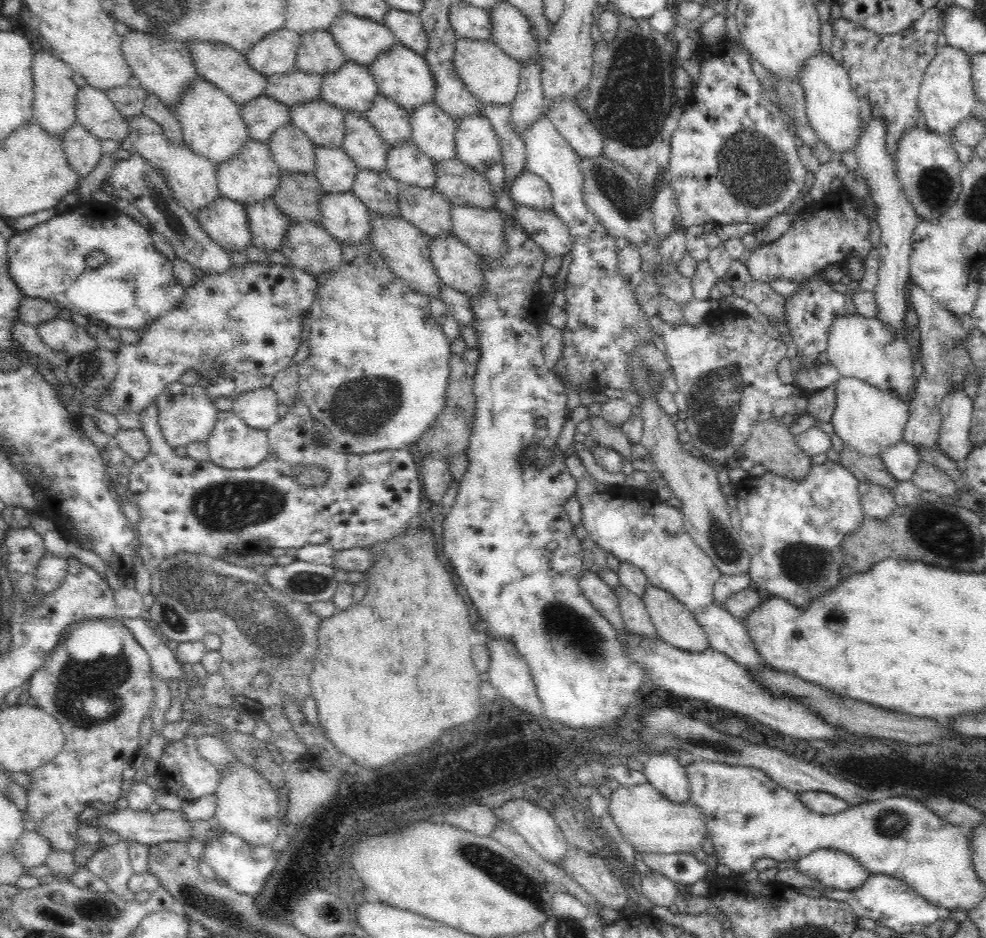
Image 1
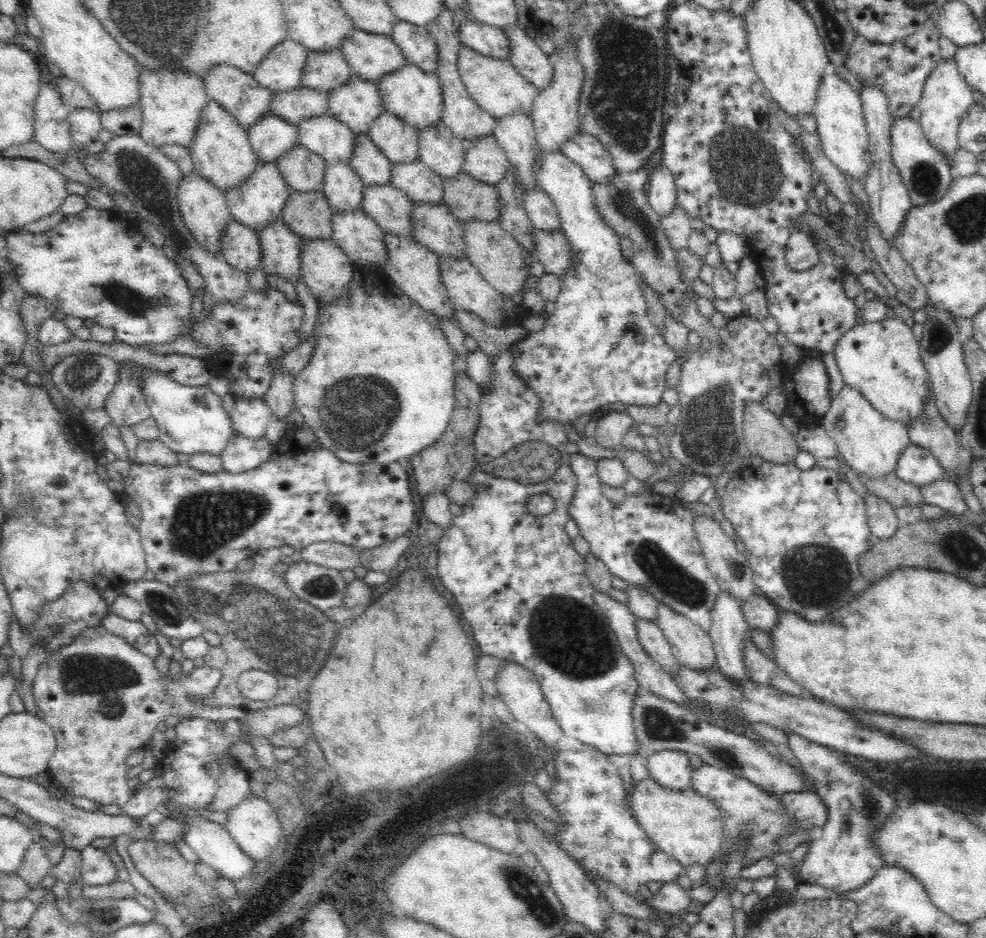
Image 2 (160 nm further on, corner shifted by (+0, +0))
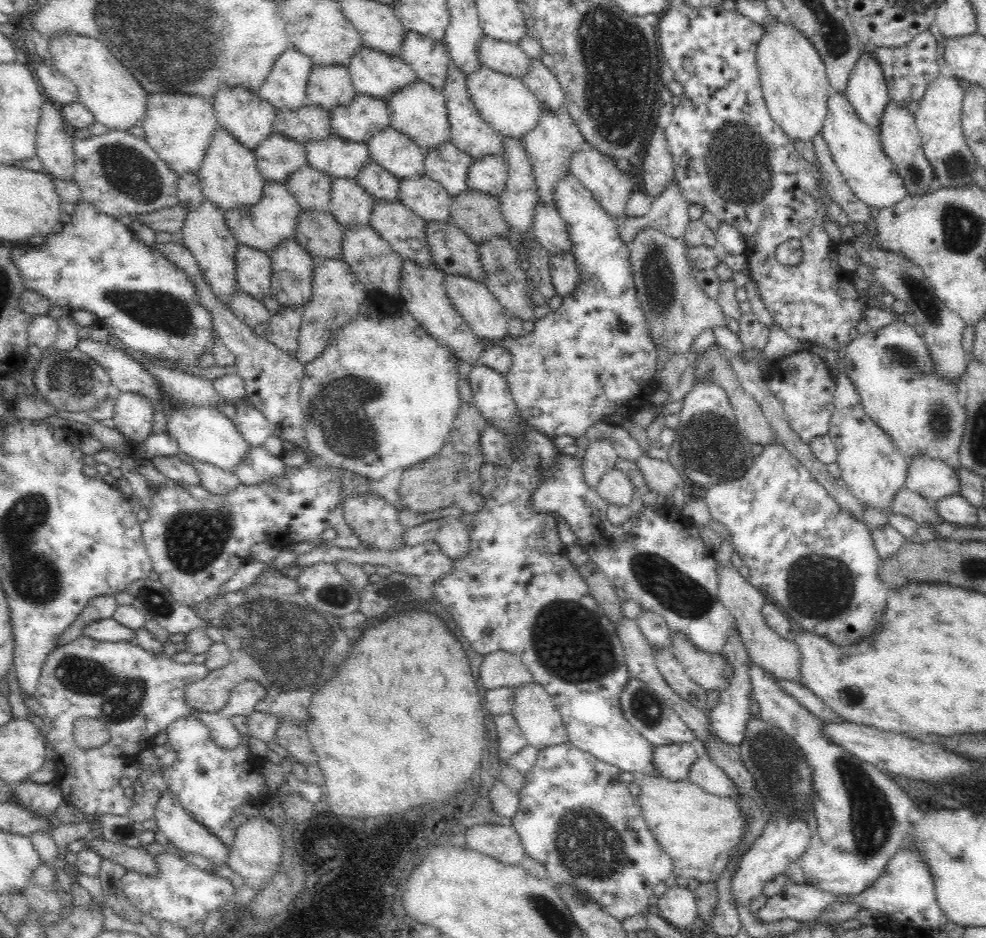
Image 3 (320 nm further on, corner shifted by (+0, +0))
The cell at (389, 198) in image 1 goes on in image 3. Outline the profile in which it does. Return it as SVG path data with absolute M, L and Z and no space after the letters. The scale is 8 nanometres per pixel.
M375 201L371 227L401 256L422 267L436 266L426 240L426 225L402 201Z

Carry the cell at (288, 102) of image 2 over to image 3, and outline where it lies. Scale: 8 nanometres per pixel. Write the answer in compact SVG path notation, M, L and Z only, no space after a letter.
M307 105L296 112L277 112L273 130L288 139L296 140L296 143L302 143L302 145L308 141L325 141L331 135L331 112Z

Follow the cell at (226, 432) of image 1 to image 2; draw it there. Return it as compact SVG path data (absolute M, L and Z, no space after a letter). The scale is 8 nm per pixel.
M236 434L219 456L223 470L230 474L240 474L258 468L263 462L270 460L272 447L263 436L248 439Z

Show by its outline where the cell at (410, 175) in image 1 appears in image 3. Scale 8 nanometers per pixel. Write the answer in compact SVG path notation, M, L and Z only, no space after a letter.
M426 175L400 181L399 200L425 223L452 221L451 196L440 186L440 183Z

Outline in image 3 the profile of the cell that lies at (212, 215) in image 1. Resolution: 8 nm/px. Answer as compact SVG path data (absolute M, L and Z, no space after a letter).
M238 245L235 254L237 286L253 299L271 296L271 258L264 251Z

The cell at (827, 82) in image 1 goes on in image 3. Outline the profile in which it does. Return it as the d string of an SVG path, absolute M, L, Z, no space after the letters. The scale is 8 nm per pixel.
M832 94L828 98L828 112L823 122L821 135L831 150L836 167L854 195L870 208L891 209L904 200L907 188L896 171L896 165L884 152L879 136L860 120L845 94Z

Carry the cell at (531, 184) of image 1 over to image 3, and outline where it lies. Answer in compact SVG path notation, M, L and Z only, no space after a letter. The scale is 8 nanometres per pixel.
M542 201L533 210L533 236L548 251L555 255L571 252L569 234L555 205L546 207Z

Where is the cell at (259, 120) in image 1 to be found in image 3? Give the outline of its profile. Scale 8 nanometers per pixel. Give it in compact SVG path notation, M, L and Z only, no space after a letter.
M274 131L255 150L256 165L265 183L286 184L294 172L308 166L307 150L302 143Z

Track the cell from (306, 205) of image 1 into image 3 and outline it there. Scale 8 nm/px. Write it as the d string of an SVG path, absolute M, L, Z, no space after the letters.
M301 210L294 237L315 259L342 259L344 231L330 210Z

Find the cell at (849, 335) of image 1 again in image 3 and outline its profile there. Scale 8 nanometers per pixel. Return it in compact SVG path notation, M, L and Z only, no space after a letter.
M894 320L880 330L870 329L863 336L856 337L845 348L845 369L855 384L865 413L888 434L898 453L908 460L918 455L950 464L956 460L967 419L966 407L958 399L958 384L964 378L947 378L935 369L928 345L913 326Z

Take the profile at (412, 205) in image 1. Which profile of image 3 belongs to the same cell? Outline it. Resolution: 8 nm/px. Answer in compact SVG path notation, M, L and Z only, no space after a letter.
M454 221L425 225L426 240L436 266L446 275L467 276L469 279L484 282L477 244Z

